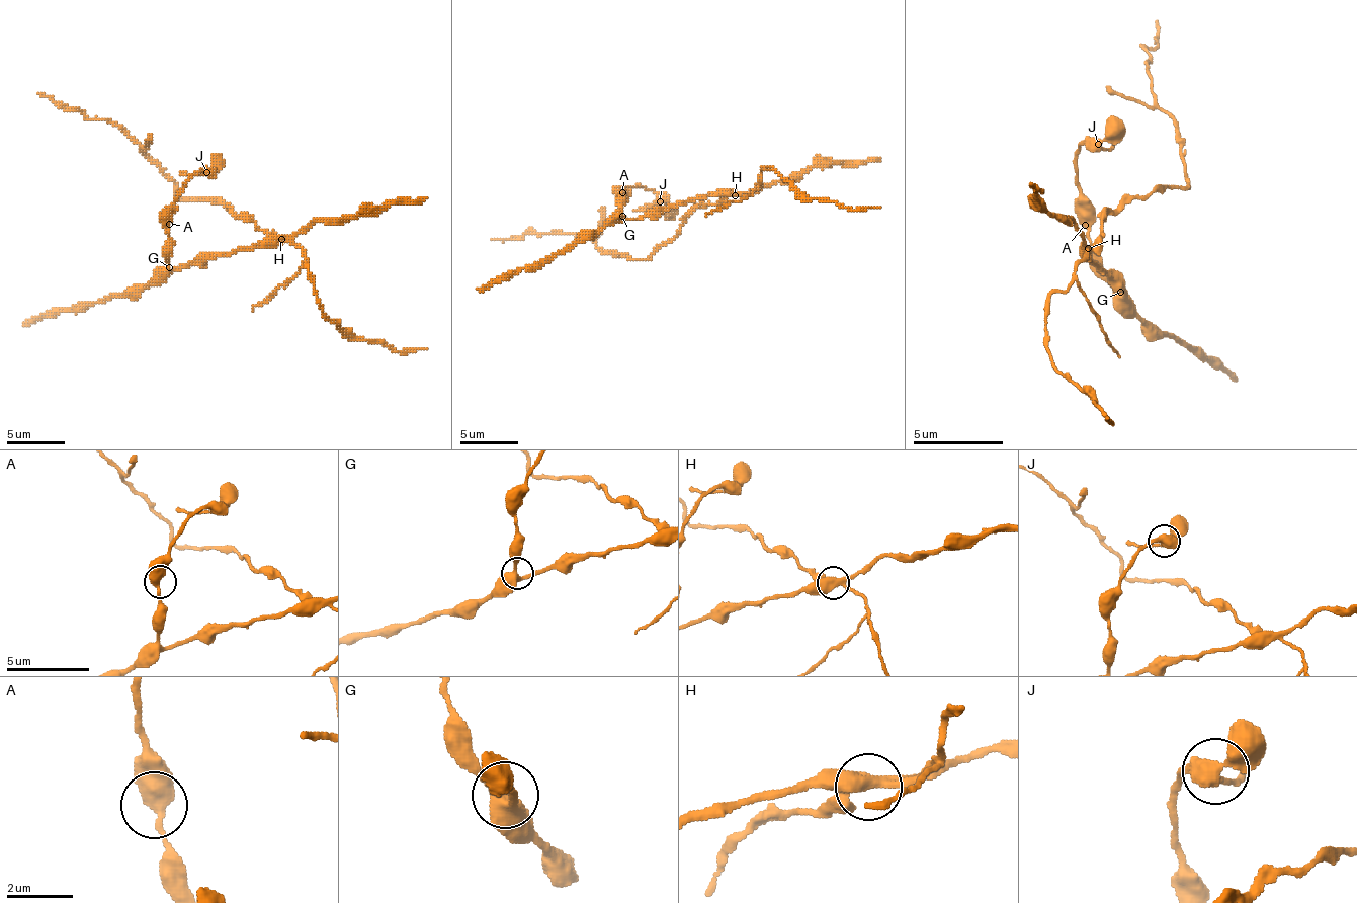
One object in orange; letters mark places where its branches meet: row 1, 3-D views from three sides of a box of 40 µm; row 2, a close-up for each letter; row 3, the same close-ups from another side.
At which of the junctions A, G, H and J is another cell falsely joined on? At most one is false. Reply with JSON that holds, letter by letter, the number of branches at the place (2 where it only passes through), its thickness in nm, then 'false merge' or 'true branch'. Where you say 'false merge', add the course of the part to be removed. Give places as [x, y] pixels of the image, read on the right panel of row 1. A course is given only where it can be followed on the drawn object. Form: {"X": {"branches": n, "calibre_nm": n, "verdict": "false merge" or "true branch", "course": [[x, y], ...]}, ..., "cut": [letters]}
{"A": {"branches": 2, "calibre_nm": 480, "verdict": "true branch"}, "G": {"branches": 3, "calibre_nm": 420, "verdict": "true branch"}, "H": {"branches": 4, "calibre_nm": 400, "verdict": "false merge", "course": [[1089, 247], [1103, 234], [1103, 220], [1157, 188], [1188, 184], [1179, 126], [1157, 103], [1148, 72], [1157, 22]]}, "J": {"branches": 3, "calibre_nm": 400, "verdict": "true branch"}, "cut": ["H"]}

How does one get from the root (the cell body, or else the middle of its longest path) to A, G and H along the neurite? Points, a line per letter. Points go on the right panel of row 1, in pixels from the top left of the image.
A: (1103, 234), (1089, 256), (1125, 292), (1120, 297), (1107, 278), (1085, 225)
G: (1103, 234), (1094, 242), (1089, 256), (1125, 292), (1125, 297), (1120, 292)
H: (1103, 234), (1089, 247)

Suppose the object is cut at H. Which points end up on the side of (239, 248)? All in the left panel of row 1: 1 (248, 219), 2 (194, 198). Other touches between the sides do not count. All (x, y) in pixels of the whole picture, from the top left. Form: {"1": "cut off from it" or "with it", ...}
{"1": "cut off from it", "2": "cut off from it"}

